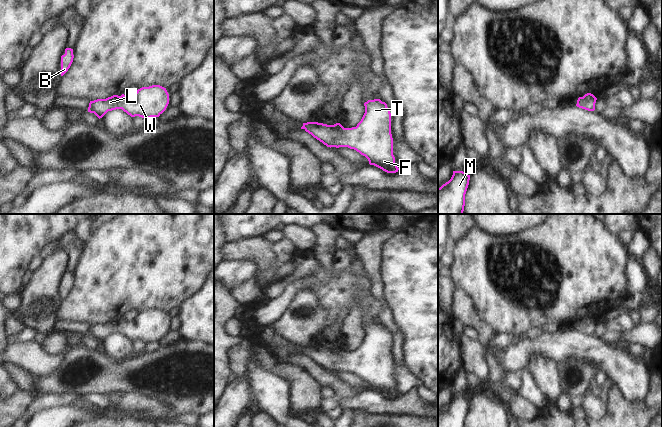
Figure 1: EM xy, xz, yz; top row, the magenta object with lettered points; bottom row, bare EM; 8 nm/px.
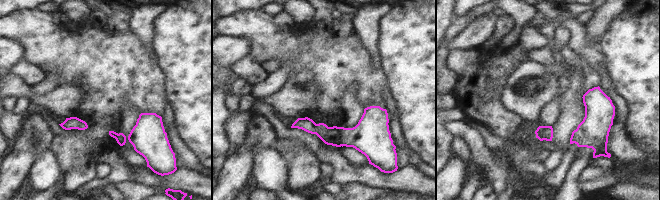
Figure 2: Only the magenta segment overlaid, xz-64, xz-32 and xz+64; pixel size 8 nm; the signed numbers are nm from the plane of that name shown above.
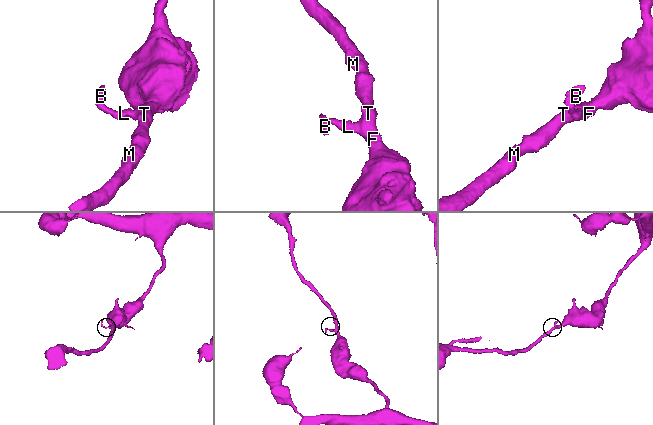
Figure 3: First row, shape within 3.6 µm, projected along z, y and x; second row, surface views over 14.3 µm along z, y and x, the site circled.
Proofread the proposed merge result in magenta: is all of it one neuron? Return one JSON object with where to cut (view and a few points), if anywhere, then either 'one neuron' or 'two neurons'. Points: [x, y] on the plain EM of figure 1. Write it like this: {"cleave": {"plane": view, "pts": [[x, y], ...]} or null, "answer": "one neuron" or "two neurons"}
{"cleave": null, "answer": "one neuron"}

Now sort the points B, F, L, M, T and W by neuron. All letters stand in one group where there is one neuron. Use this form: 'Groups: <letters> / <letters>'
Groups: B F L M T W

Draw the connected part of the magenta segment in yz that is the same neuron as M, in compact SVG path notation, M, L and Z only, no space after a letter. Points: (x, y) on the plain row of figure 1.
M453 395L451 403L438 412L438 427L465 427L470 399Z

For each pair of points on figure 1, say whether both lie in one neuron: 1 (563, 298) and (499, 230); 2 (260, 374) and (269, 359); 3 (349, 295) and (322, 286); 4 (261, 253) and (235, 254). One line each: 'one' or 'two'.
1: two
2: two
3: one
4: one

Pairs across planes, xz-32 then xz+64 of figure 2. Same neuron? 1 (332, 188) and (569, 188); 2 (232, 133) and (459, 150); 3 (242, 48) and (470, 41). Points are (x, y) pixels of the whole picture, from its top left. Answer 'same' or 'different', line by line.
1: different
2: same
3: same

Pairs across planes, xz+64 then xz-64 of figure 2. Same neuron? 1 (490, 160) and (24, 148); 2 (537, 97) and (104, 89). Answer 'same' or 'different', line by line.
1: different
2: different

